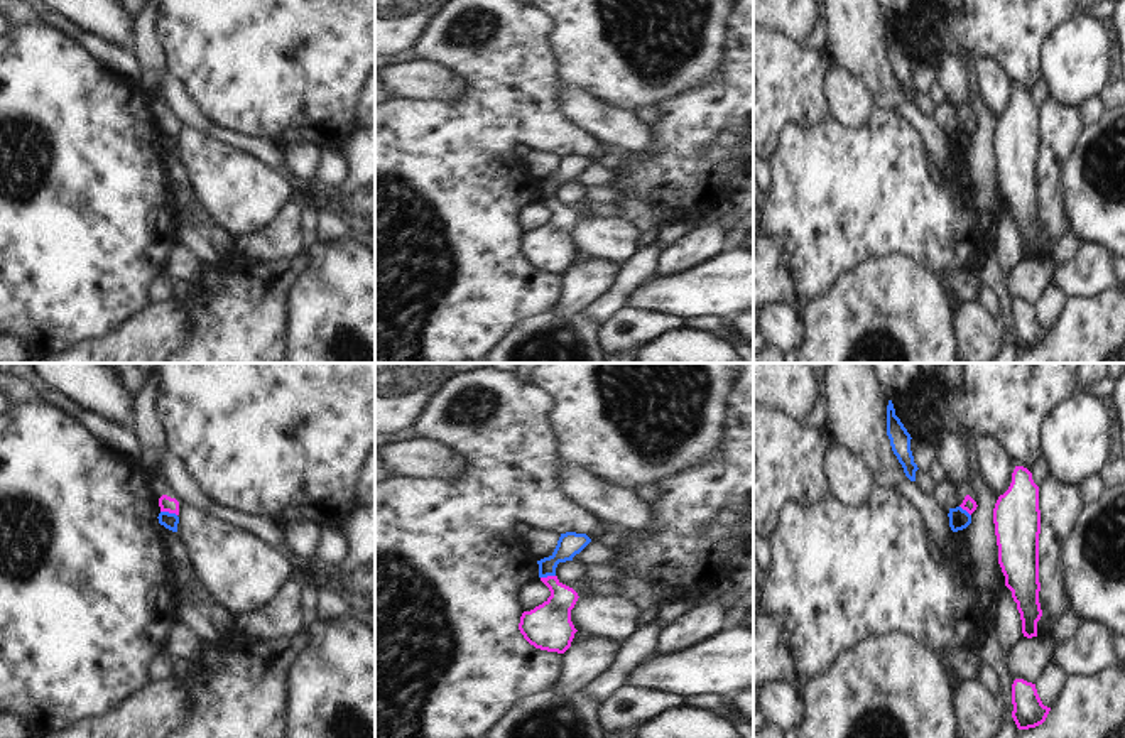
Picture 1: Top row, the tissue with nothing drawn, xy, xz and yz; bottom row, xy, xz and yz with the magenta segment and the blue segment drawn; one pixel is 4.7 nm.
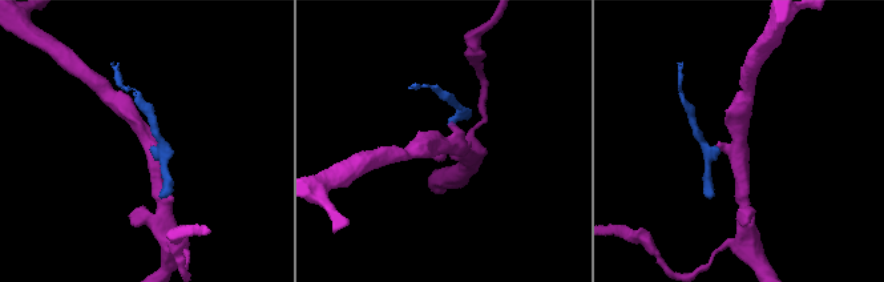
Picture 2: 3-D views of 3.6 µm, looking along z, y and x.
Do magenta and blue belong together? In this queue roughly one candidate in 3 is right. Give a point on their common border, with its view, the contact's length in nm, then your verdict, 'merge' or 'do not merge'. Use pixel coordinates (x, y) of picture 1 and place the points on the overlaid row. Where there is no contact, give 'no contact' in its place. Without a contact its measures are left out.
meets magenta in xy at (169, 512); contact 80 nm long; do not merge

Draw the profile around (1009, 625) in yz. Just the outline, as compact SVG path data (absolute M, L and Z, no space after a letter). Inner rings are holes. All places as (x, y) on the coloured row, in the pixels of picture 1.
M1007 586L1002 588L1002 594L998 598L995 628L1007 654L1010 654L1014 645L1024 638L1020 613L1017 610L1017 603L1012 598L1012 591Z

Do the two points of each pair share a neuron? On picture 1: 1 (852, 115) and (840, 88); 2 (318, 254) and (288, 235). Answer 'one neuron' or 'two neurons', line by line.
1: one neuron
2: two neurons

